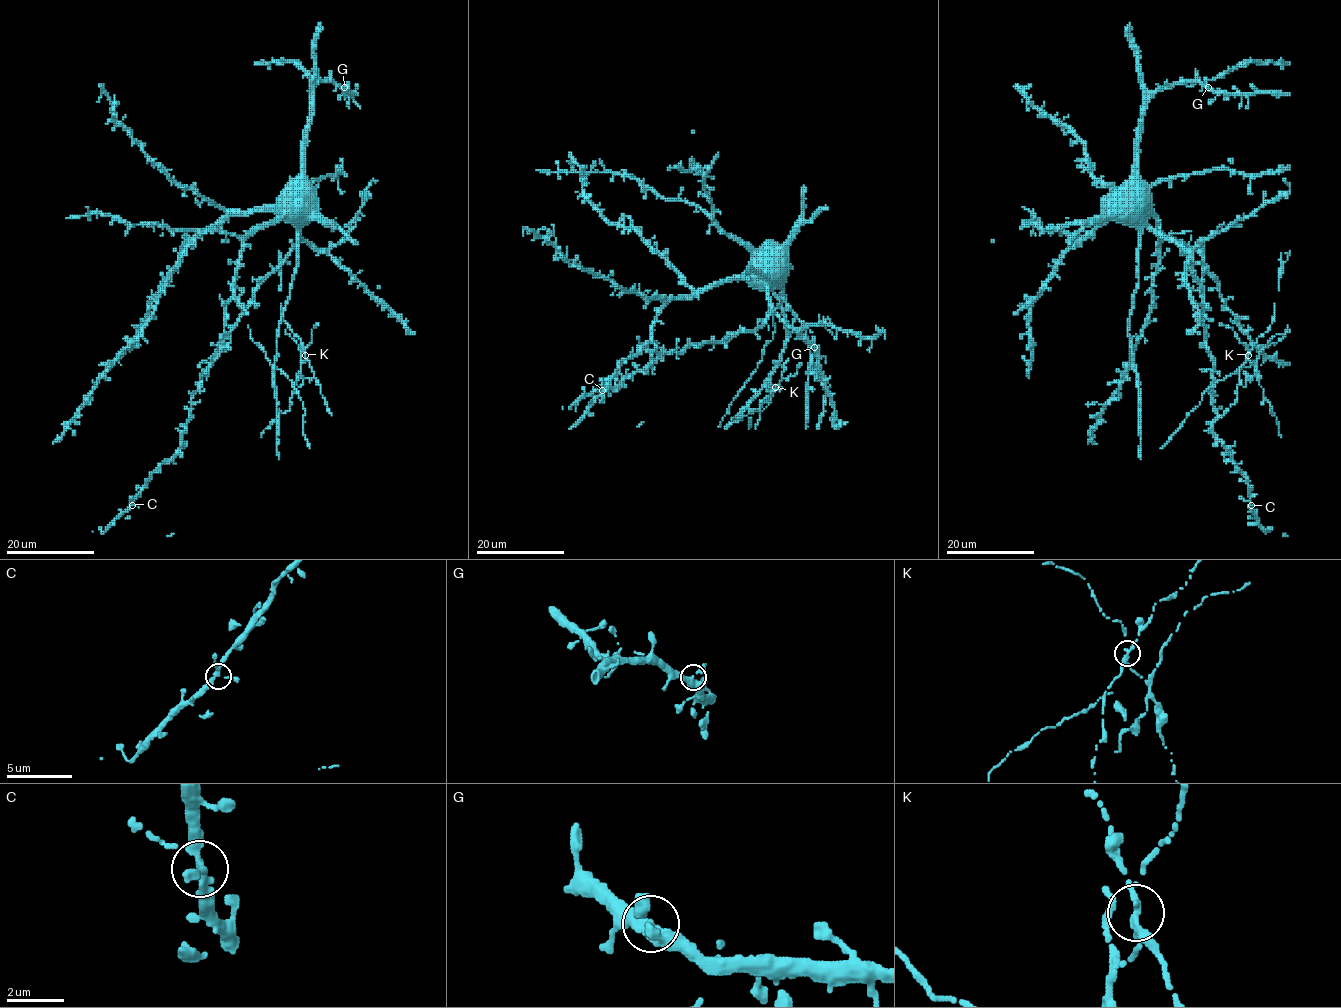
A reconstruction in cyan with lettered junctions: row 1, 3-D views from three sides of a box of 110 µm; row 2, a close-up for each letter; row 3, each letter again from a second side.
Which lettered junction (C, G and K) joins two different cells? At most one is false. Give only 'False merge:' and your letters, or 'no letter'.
False merge: K

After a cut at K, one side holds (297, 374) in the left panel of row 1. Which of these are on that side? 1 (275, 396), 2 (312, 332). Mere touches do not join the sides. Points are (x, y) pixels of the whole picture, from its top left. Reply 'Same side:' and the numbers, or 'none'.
Same side: 2

